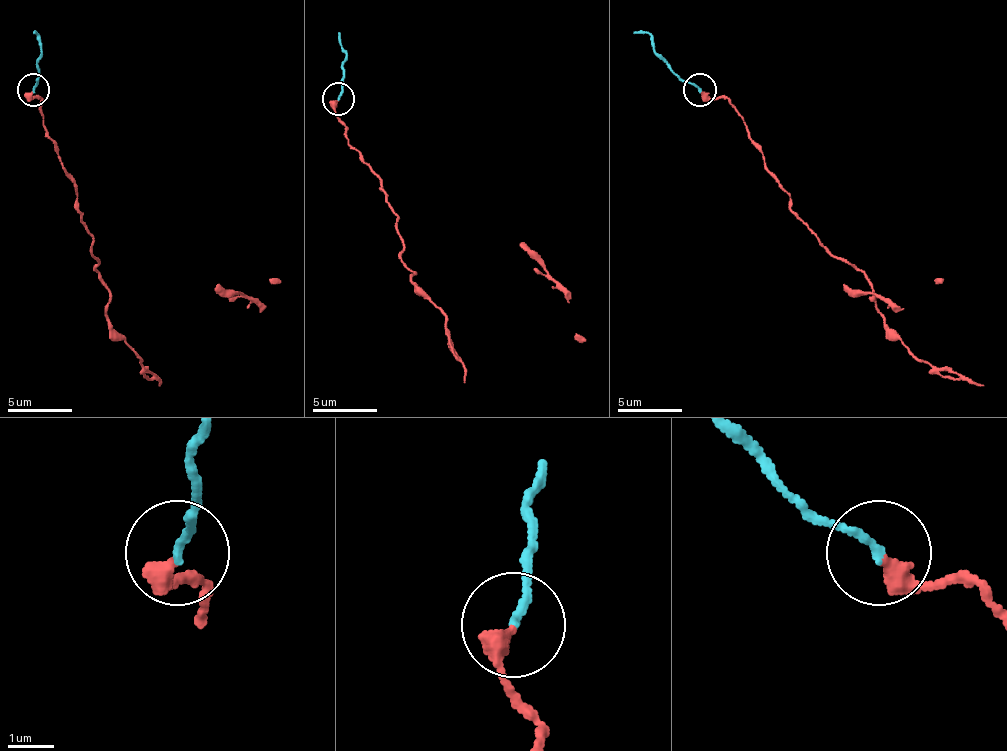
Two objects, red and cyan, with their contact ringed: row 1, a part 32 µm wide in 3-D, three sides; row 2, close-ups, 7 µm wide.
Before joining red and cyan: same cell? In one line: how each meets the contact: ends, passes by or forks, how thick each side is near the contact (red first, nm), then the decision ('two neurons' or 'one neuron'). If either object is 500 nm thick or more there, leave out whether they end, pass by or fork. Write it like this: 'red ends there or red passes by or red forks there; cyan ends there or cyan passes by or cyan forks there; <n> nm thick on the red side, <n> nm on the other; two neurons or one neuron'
red ends there; cyan ends there; 420 nm thick on the red side, 190 nm on the other; one neuron

